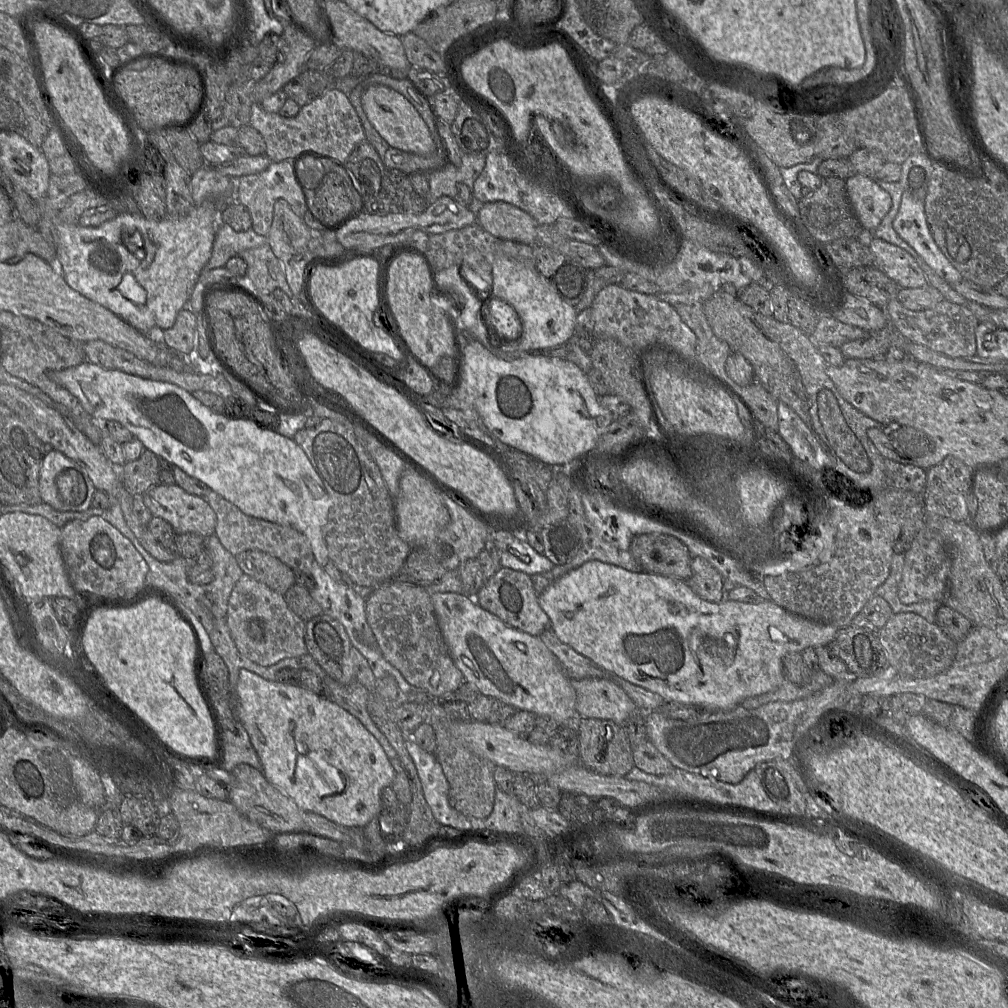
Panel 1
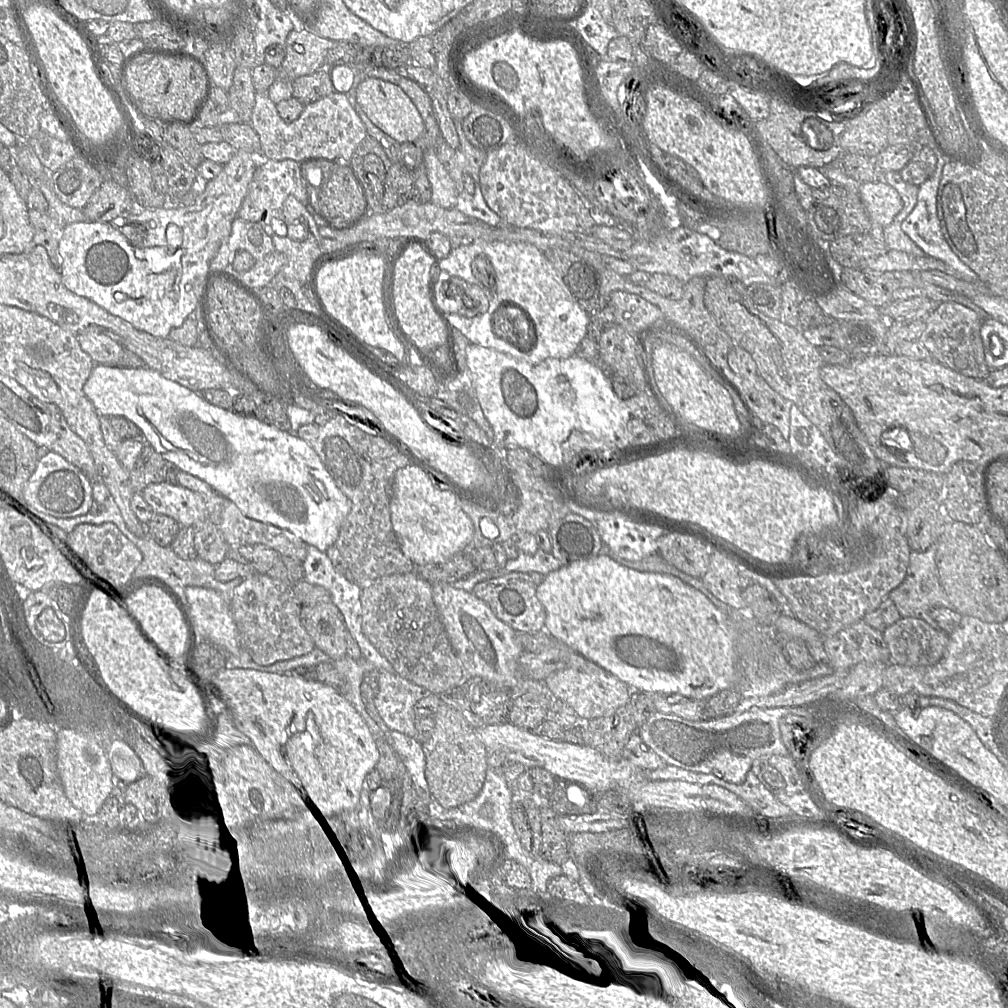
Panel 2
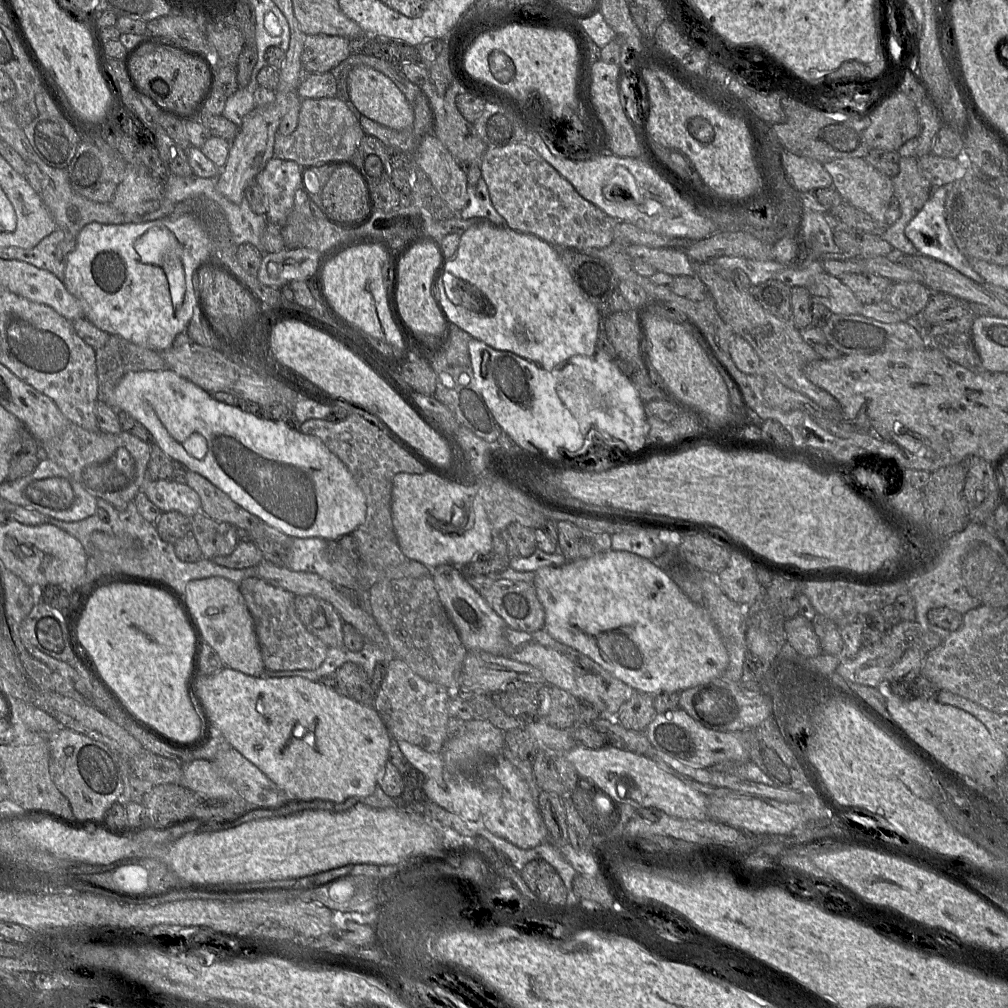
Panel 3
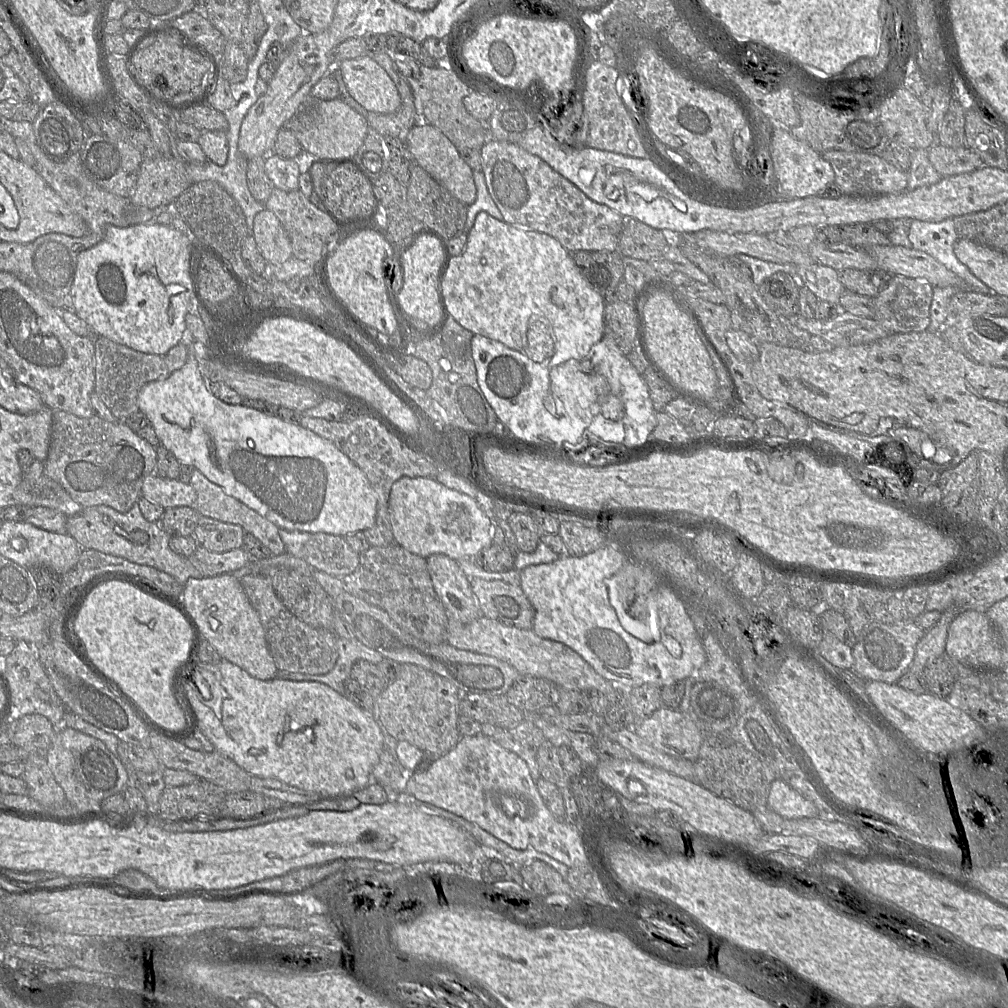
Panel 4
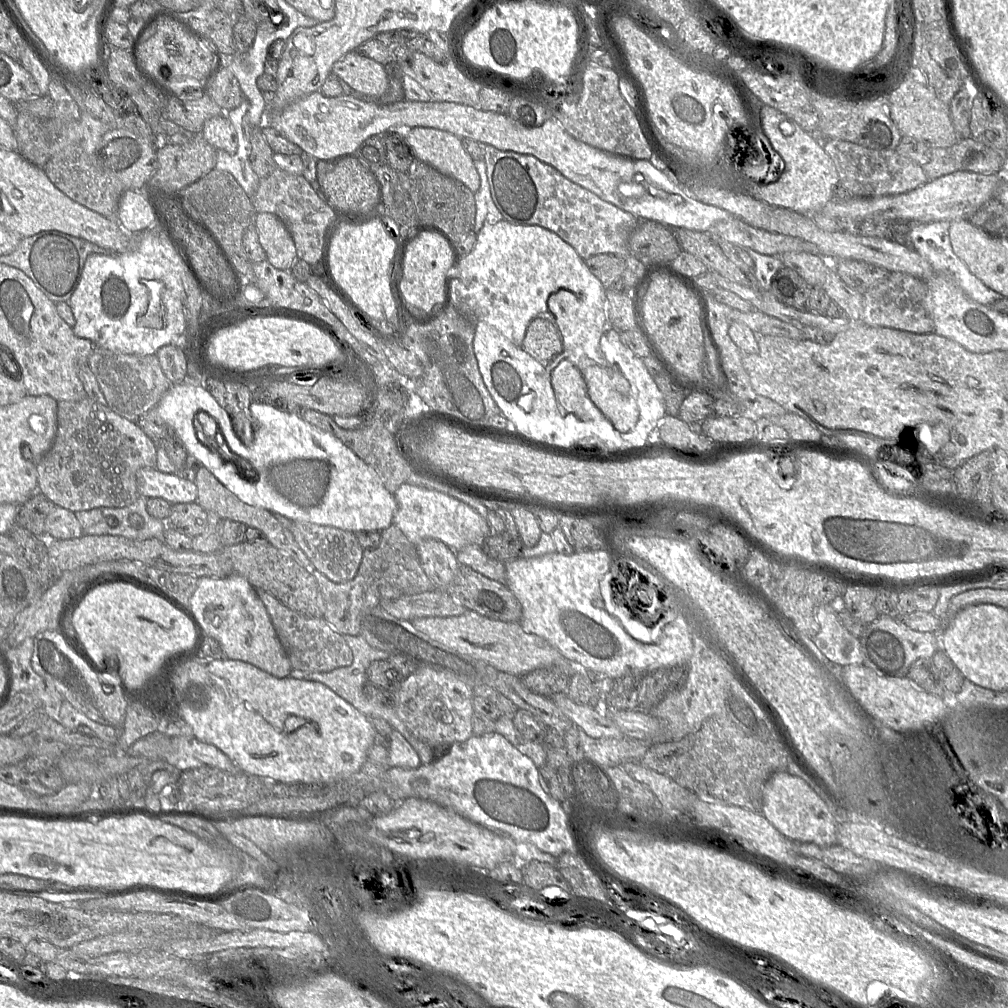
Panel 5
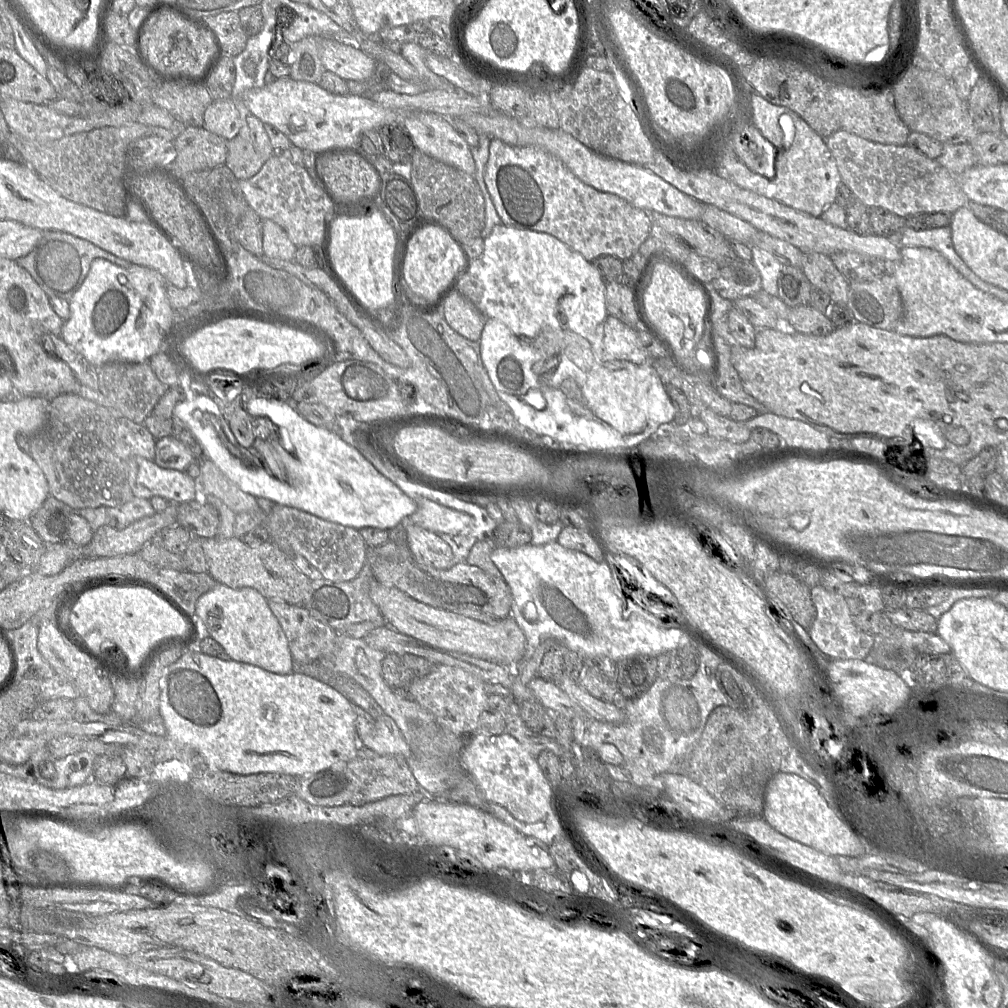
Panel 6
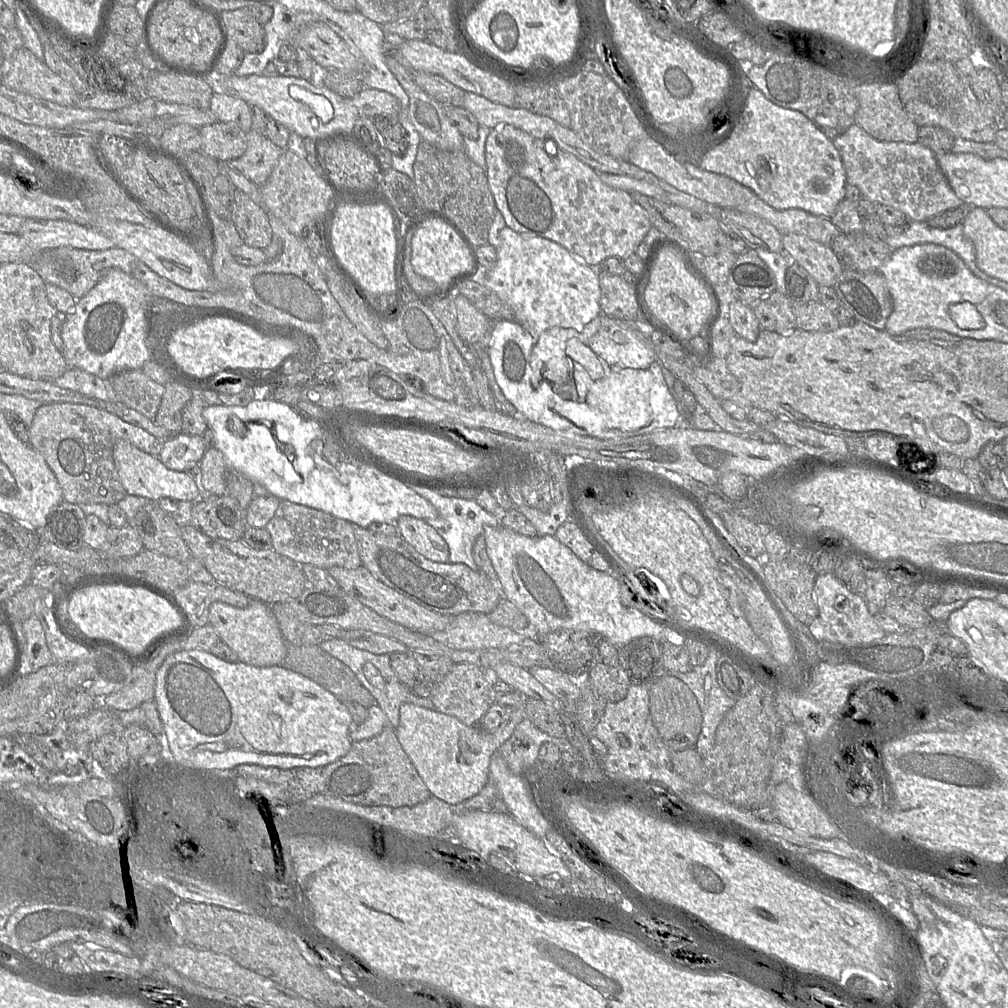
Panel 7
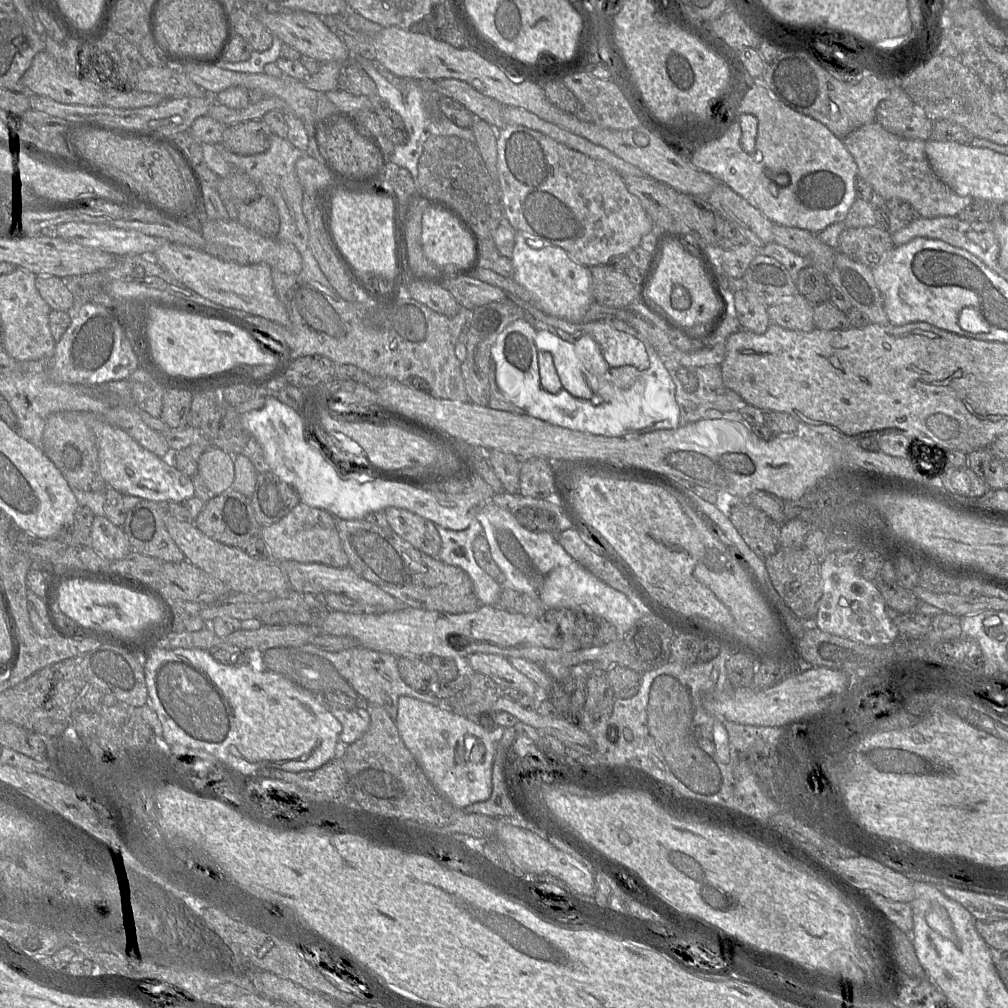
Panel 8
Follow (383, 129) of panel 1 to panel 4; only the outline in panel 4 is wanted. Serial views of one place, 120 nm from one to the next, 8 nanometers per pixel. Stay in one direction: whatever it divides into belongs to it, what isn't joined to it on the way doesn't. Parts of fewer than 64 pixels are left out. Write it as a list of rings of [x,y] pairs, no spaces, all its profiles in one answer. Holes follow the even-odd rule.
[[[362,55],[337,64],[350,95],[367,111],[392,114],[401,105],[399,92],[385,69]]]

